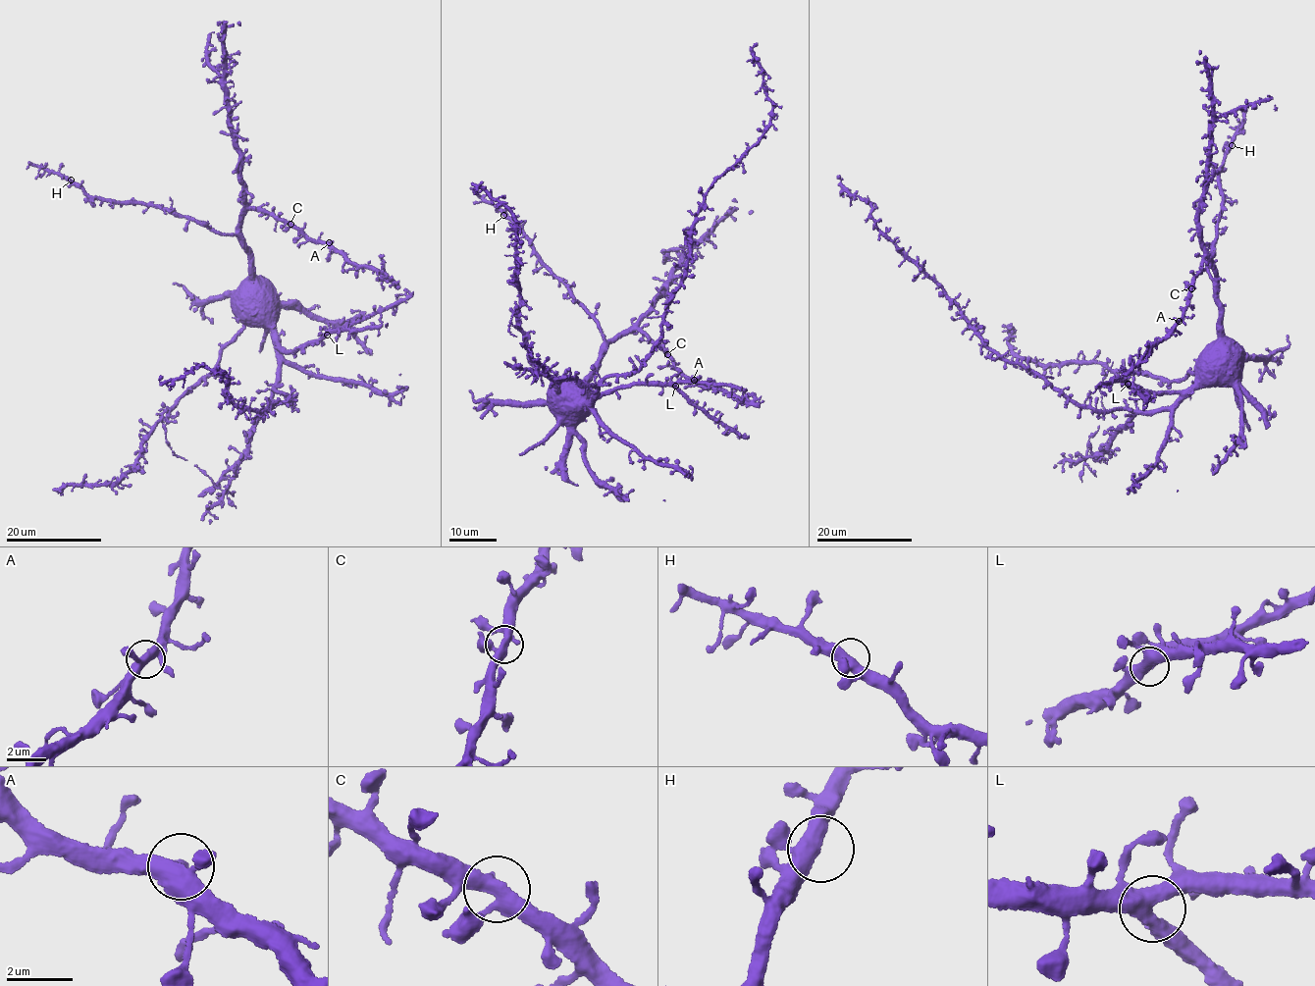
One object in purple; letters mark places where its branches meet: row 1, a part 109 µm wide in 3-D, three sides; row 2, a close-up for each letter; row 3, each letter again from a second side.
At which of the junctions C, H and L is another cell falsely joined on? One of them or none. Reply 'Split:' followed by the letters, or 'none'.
Split: none

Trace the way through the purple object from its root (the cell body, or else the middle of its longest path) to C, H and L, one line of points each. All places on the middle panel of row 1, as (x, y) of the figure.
C: (575, 390), (575, 383), (595, 369), (605, 347), (620, 335), (646, 334), (667, 354)
H: (575, 390), (575, 383), (595, 369), (605, 352), (597, 321), (543, 266), (522, 233), (503, 215)
L: (575, 390), (582, 388), (587, 403), (590, 403), (621, 388), (666, 383), (675, 386)

